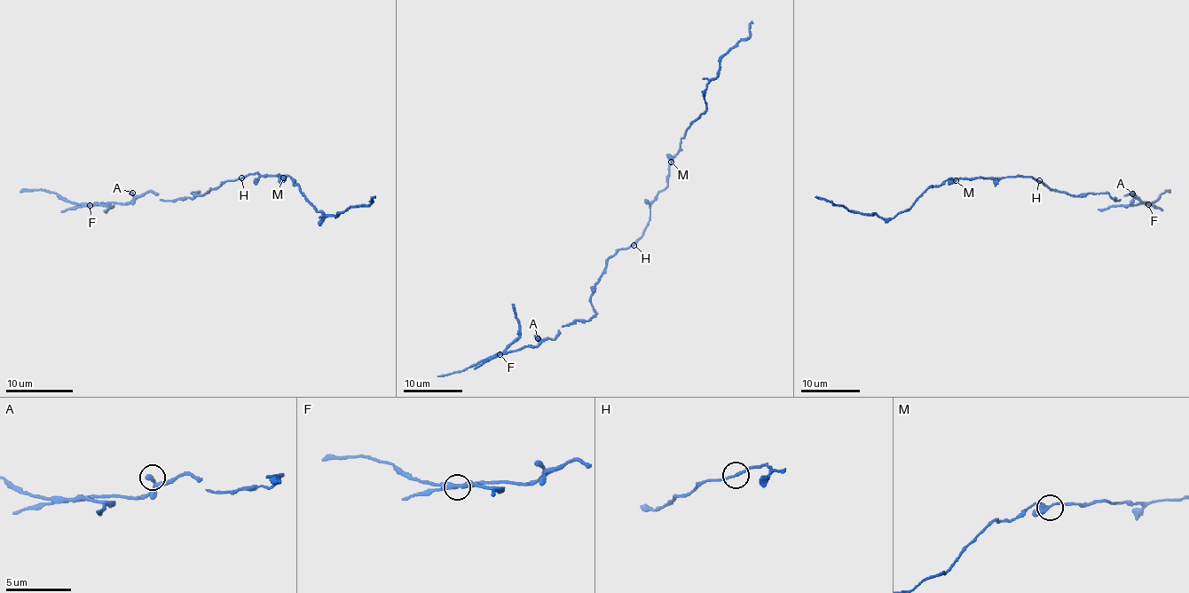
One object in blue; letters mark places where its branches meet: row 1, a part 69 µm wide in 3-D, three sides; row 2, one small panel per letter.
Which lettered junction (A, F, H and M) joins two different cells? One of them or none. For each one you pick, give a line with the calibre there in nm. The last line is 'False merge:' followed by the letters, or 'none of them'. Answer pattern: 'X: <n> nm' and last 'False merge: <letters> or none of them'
F: 380 nm
False merge: F

